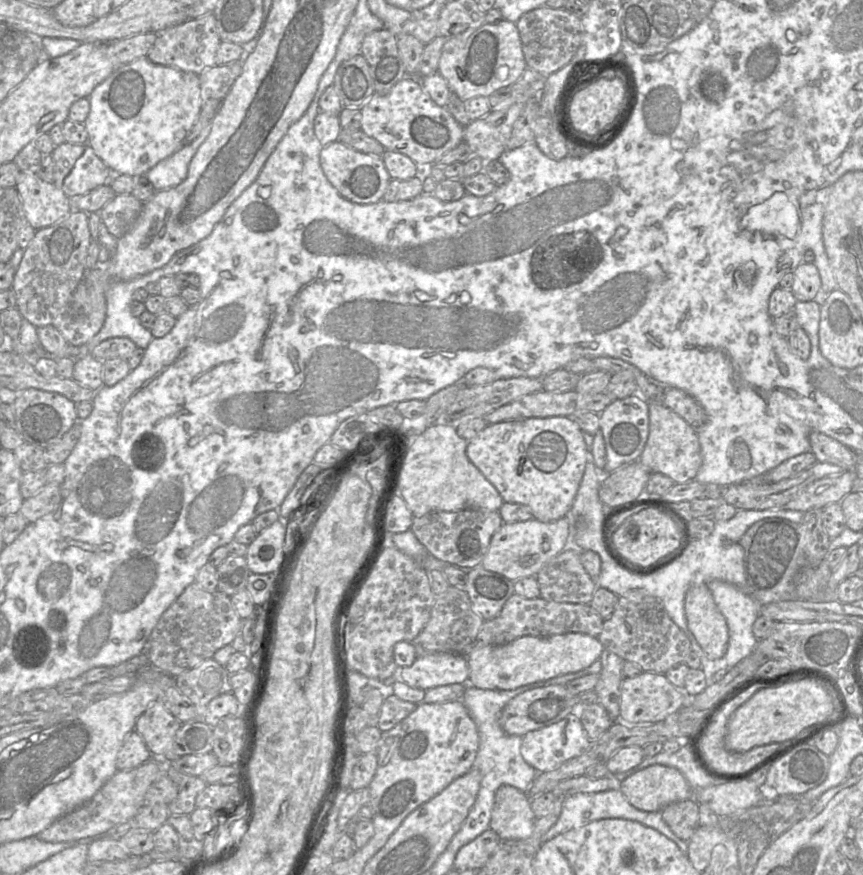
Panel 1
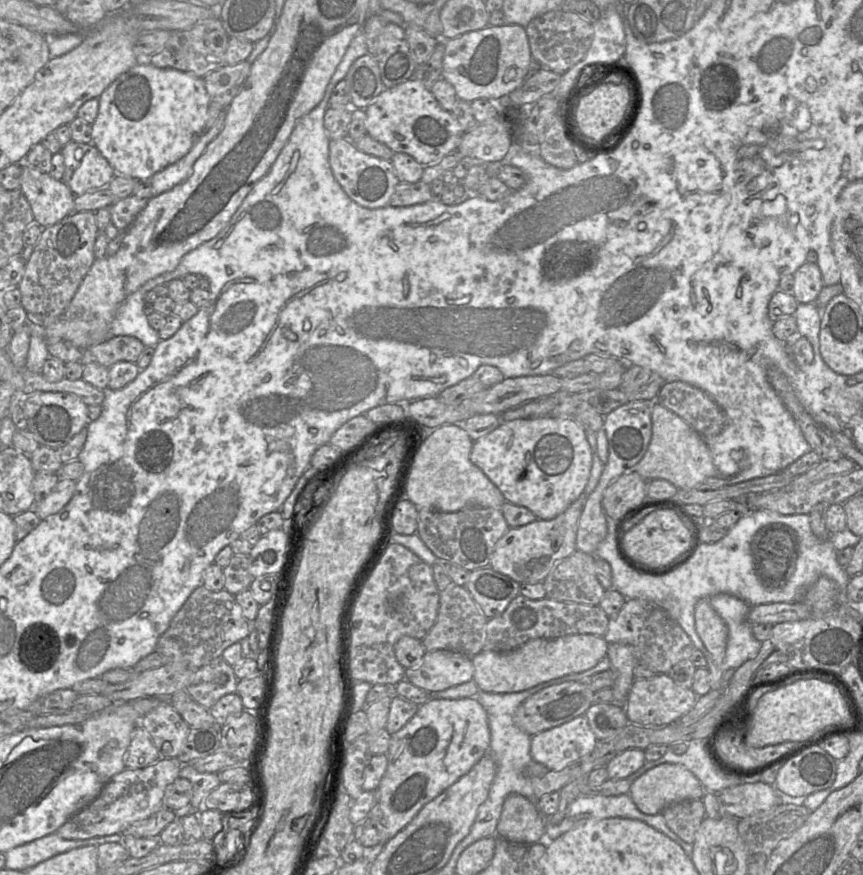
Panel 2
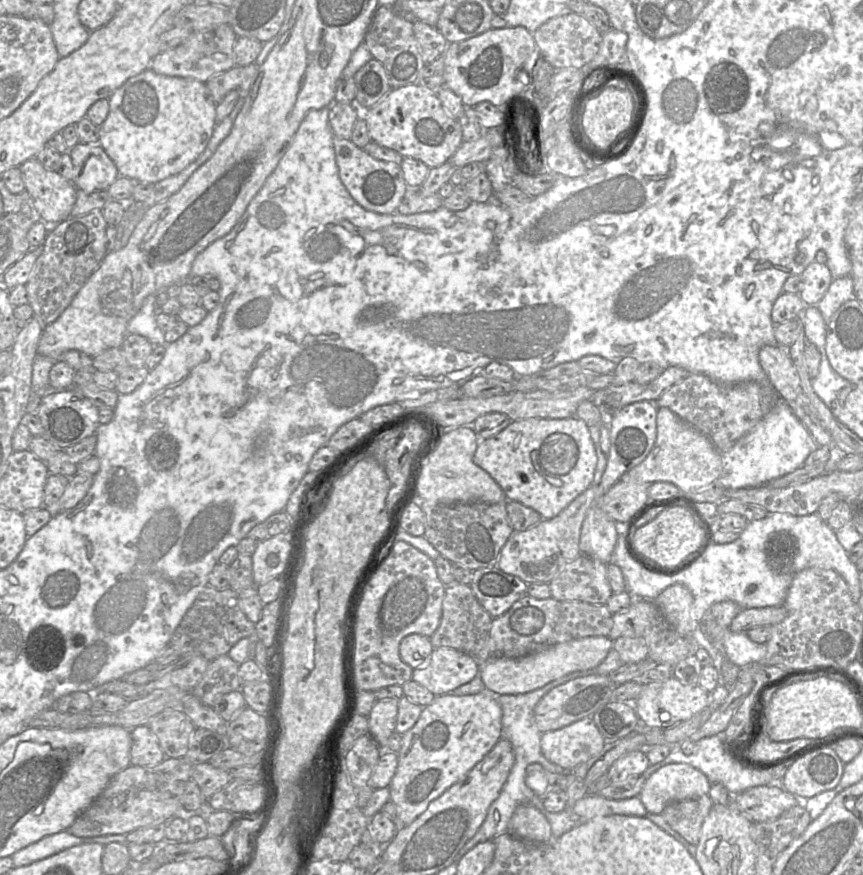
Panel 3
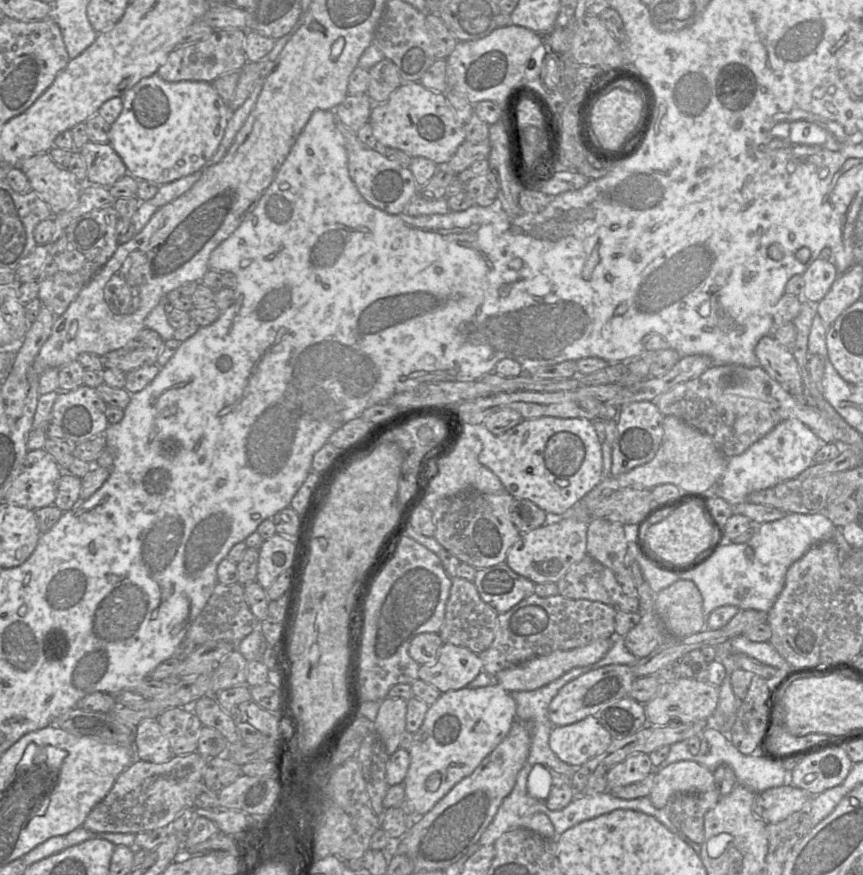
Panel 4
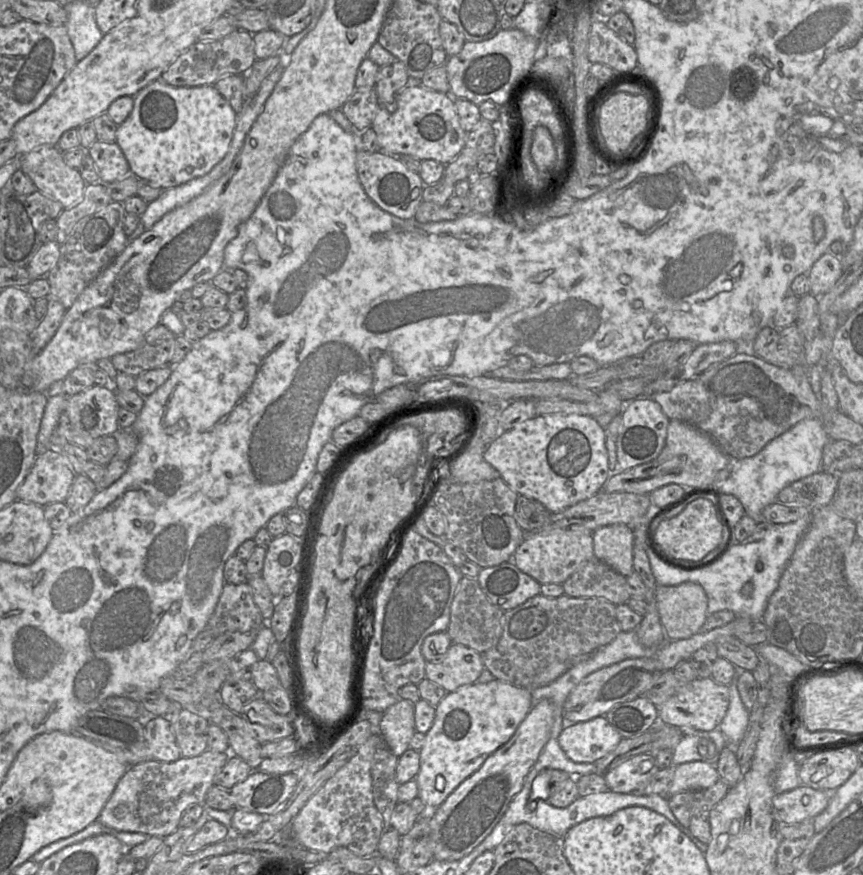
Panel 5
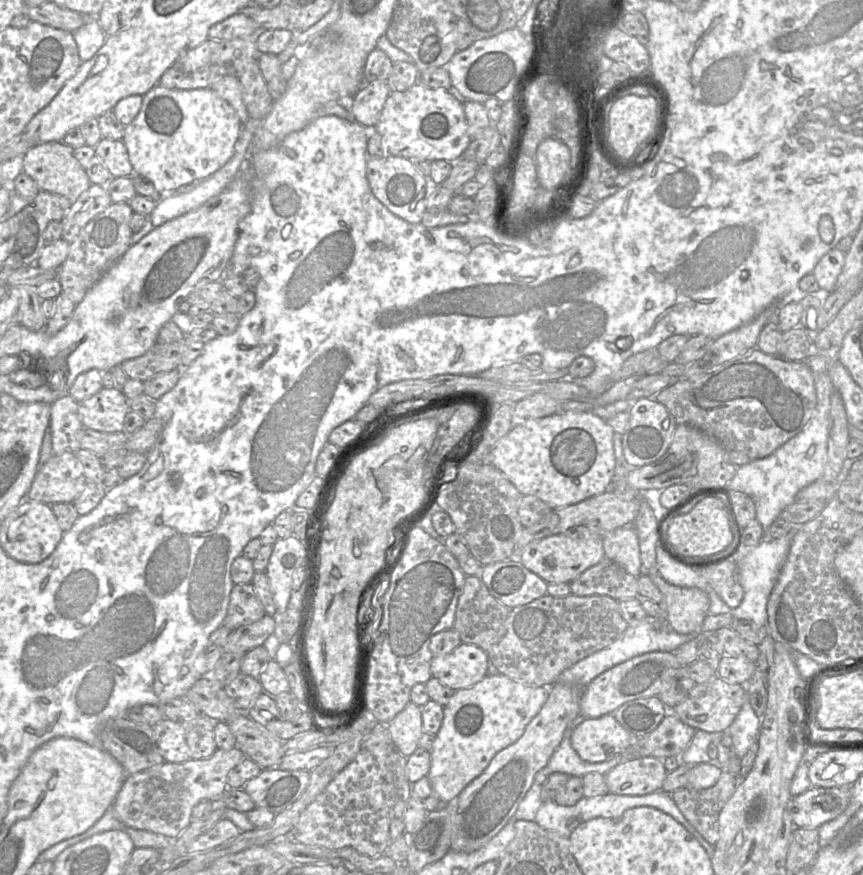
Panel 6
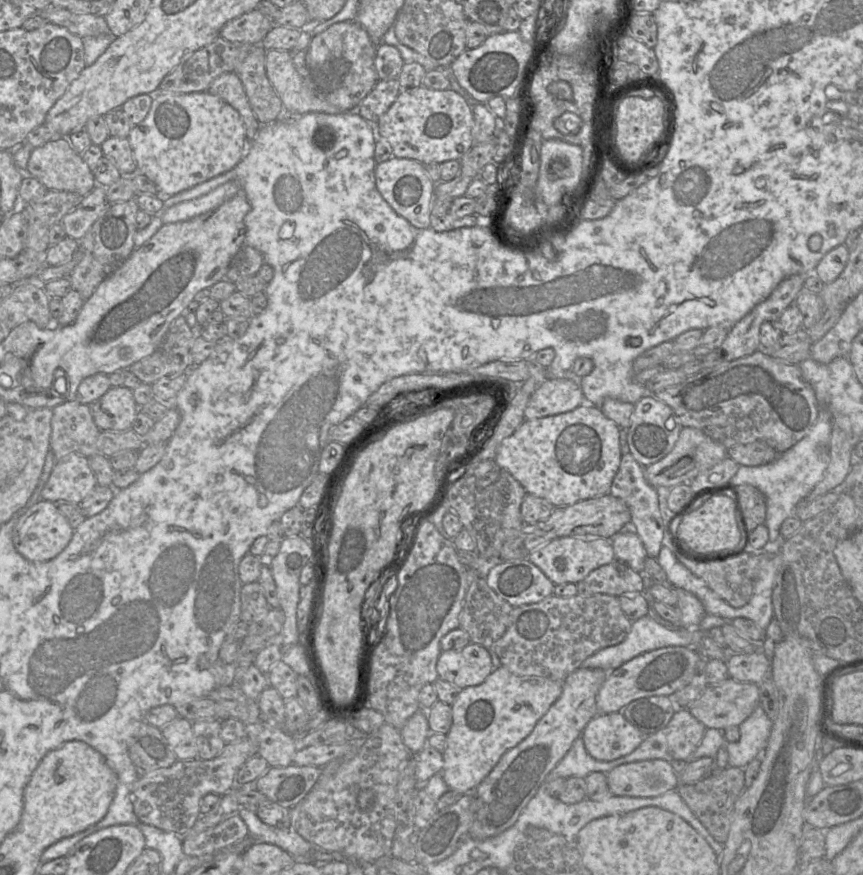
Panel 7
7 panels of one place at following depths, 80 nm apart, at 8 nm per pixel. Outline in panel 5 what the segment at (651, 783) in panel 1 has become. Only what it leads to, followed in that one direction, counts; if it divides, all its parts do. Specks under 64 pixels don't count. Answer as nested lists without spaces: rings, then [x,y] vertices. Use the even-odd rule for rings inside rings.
[[[692,761],[675,767],[667,796],[689,790],[703,790],[713,786],[720,780],[716,768],[702,761]]]

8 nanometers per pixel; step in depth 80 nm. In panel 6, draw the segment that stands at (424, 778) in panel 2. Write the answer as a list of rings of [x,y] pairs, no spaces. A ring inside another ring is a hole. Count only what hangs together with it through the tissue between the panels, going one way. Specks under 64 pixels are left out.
[[[498,674],[486,676],[471,687],[457,690],[443,707],[443,722],[431,748],[428,778],[433,795],[446,804],[489,765],[502,749],[516,742],[539,713],[549,687],[530,686]]]

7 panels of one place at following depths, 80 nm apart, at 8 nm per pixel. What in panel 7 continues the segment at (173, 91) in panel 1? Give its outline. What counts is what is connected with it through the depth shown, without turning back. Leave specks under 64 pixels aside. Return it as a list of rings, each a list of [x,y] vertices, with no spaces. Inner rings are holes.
[[[158,89],[146,118],[132,127],[127,139],[137,171],[157,186],[159,195],[168,196],[233,170],[246,152],[245,126],[240,114],[208,90],[169,93]]]

